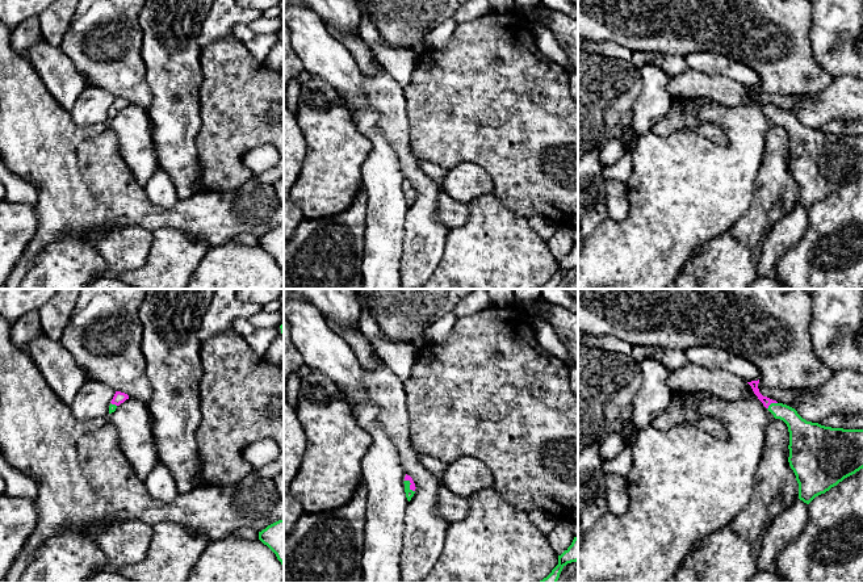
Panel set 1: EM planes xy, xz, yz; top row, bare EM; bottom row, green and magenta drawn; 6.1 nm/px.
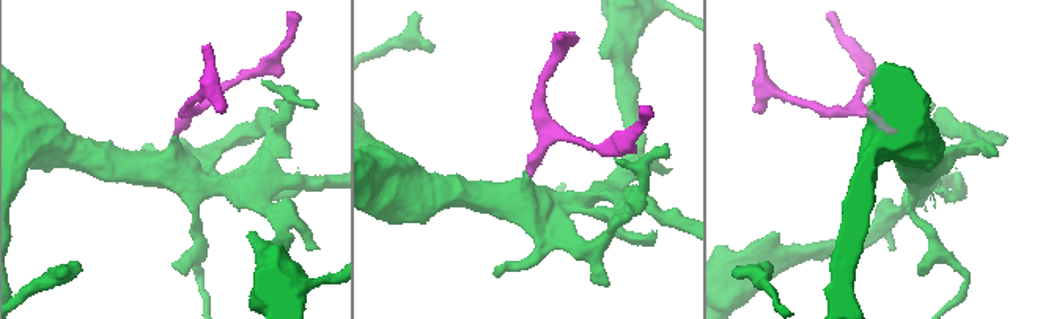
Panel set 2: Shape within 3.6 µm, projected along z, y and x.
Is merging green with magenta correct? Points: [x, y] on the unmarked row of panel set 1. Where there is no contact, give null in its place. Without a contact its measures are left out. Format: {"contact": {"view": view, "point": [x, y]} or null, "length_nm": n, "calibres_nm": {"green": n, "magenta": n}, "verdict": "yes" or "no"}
{"contact": {"view": "yz", "point": [771, 109]}, "length_nm": 80, "calibres_nm": {"green": 140, "magenta": 50}, "verdict": "yes"}

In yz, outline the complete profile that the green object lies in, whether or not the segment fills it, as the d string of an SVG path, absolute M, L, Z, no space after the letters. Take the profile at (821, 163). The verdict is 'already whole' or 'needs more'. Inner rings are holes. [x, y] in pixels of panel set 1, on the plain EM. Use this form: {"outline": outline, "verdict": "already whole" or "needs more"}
{"outline": "M758 87L747 88L763 112L775 125L783 126L789 138L788 168L799 189L799 205L809 210L816 202L825 200L845 184L863 175L863 135L843 135L807 127L787 110L763 102Z", "verdict": "needs more"}

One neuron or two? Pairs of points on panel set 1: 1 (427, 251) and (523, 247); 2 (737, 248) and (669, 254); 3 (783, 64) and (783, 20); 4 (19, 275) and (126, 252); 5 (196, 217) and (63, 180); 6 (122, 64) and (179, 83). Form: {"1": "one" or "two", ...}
{"1": "two", "2": "two", "3": "one", "4": "two", "5": "one", "6": "two"}

